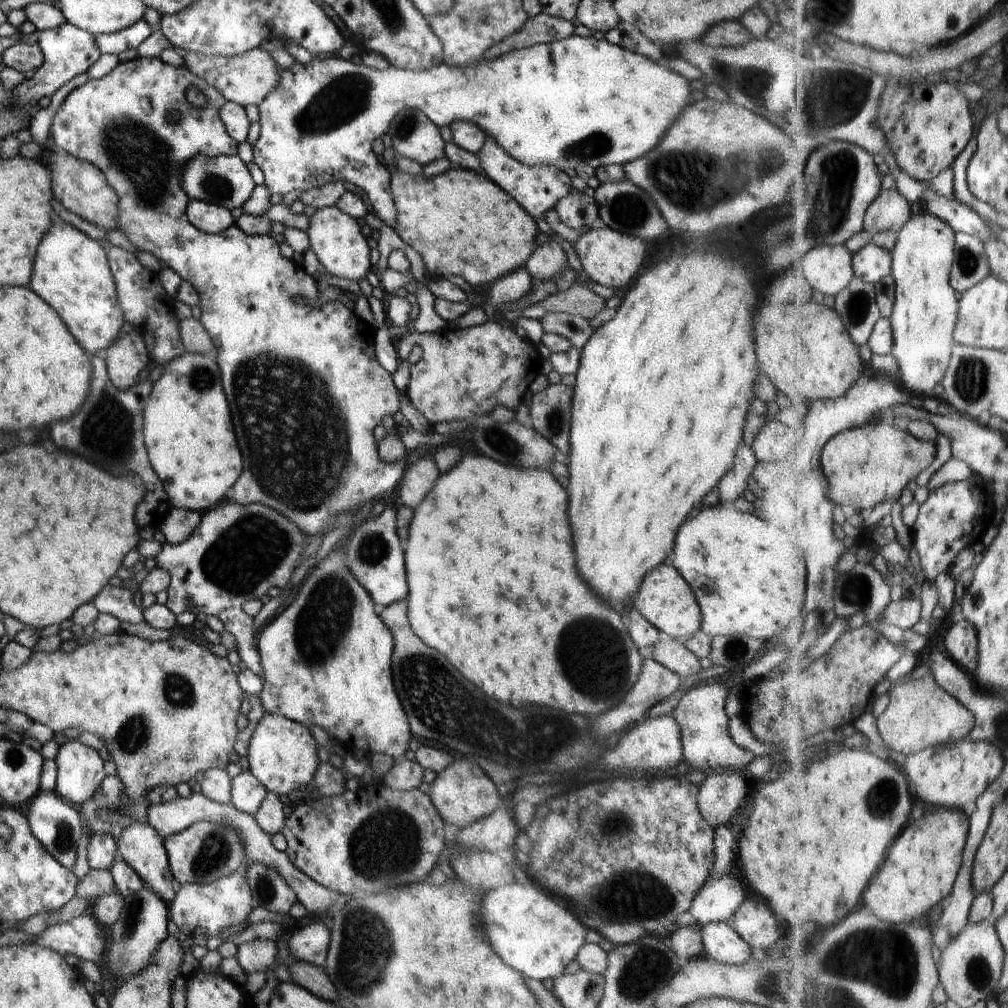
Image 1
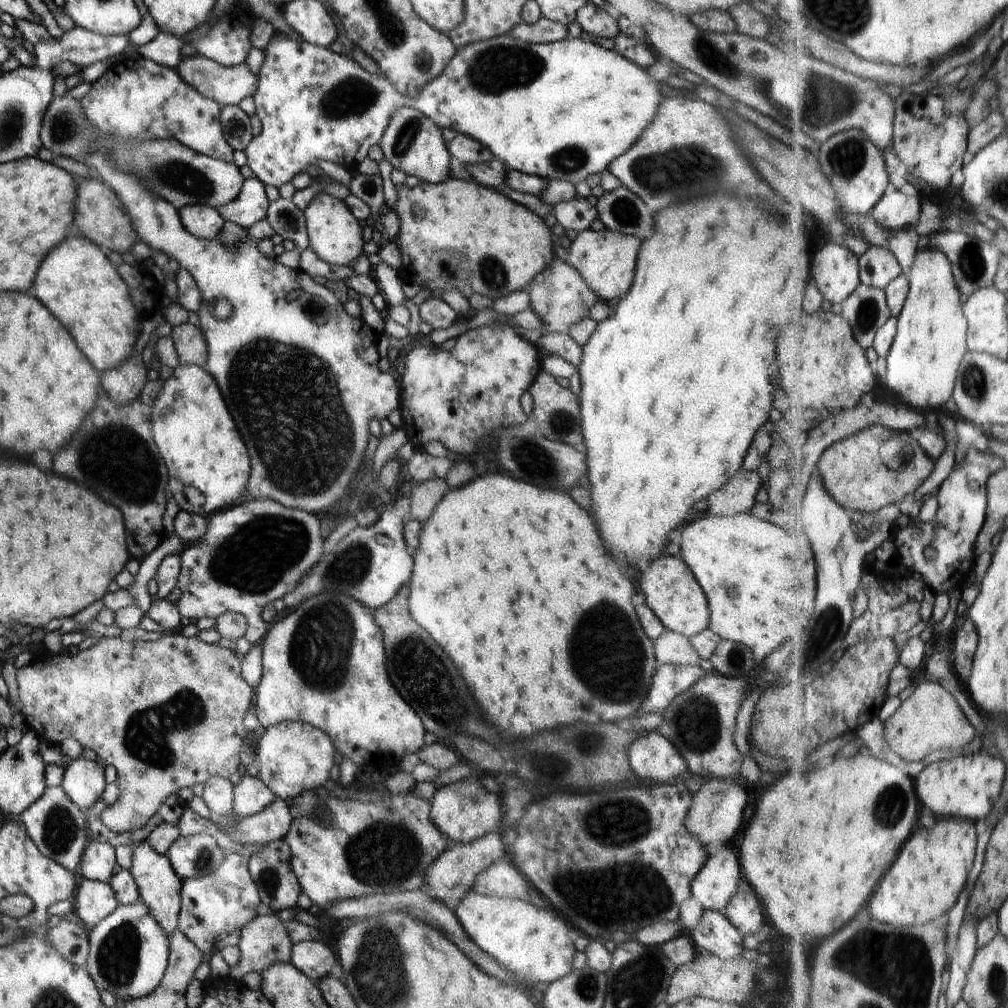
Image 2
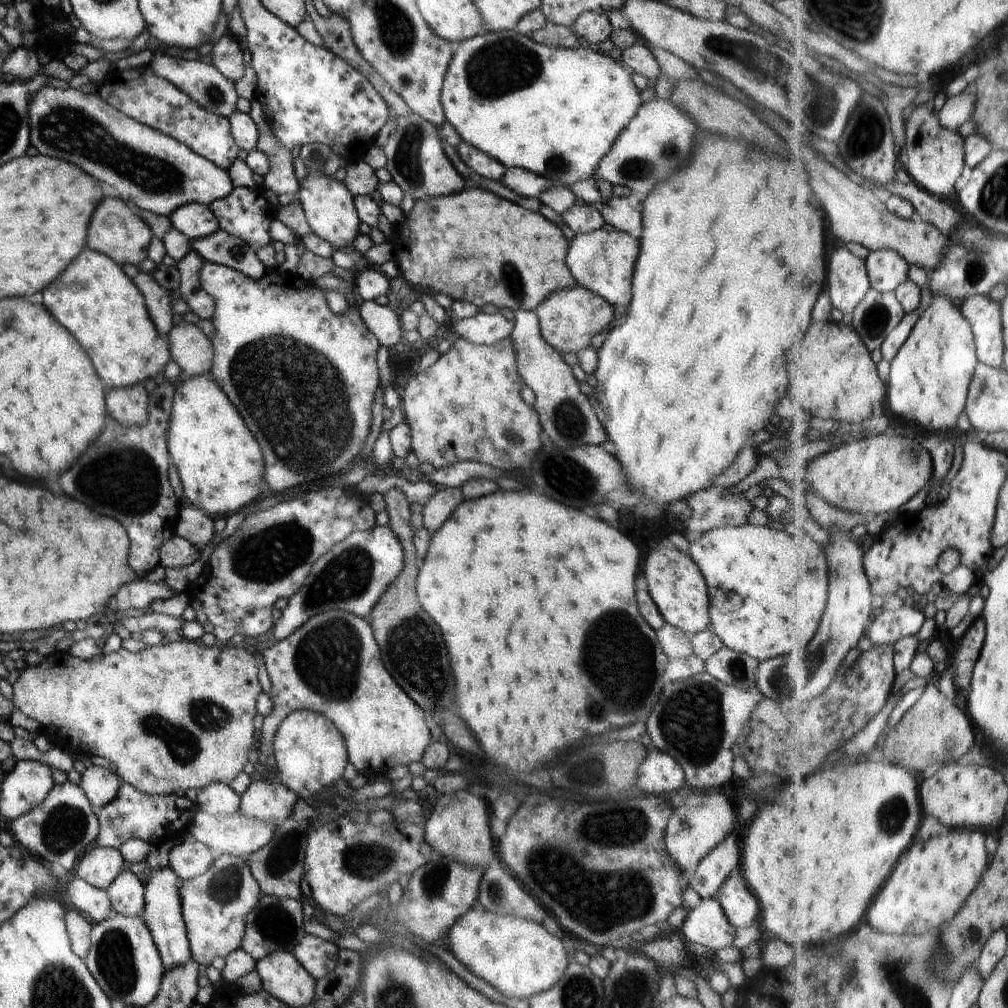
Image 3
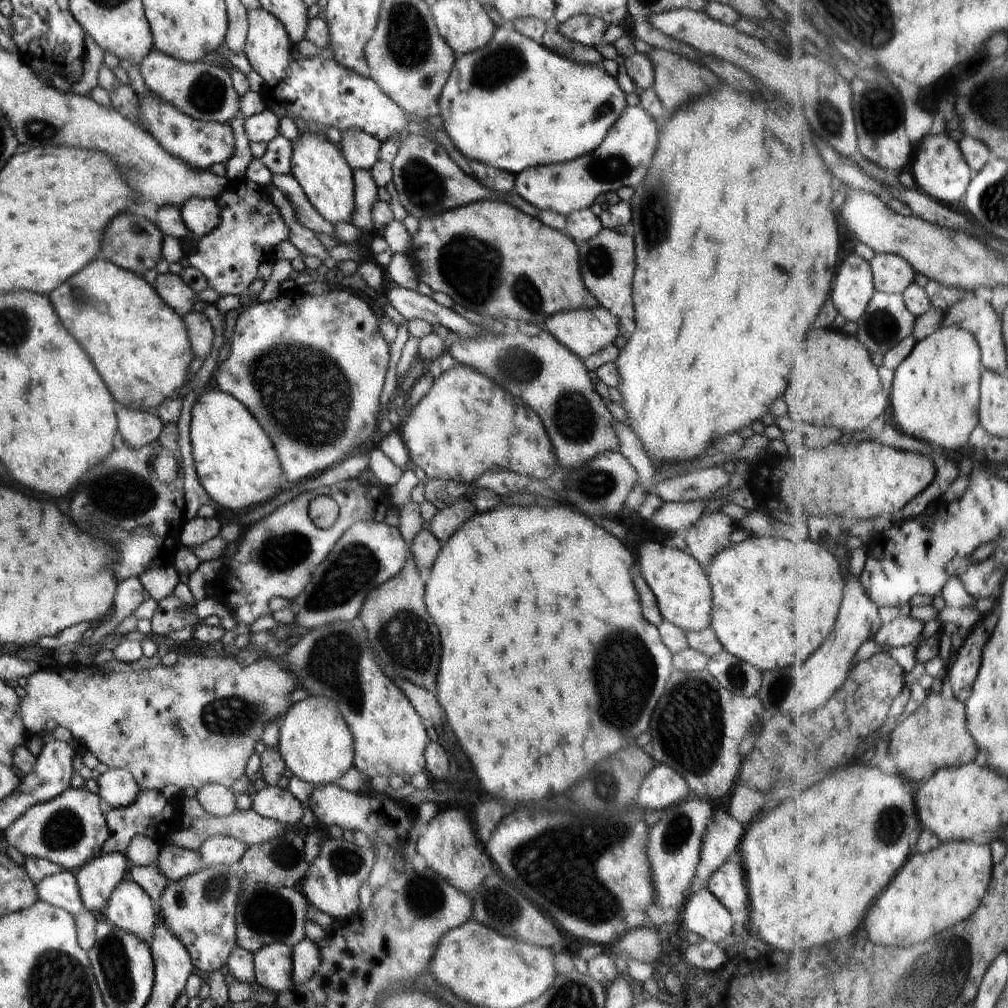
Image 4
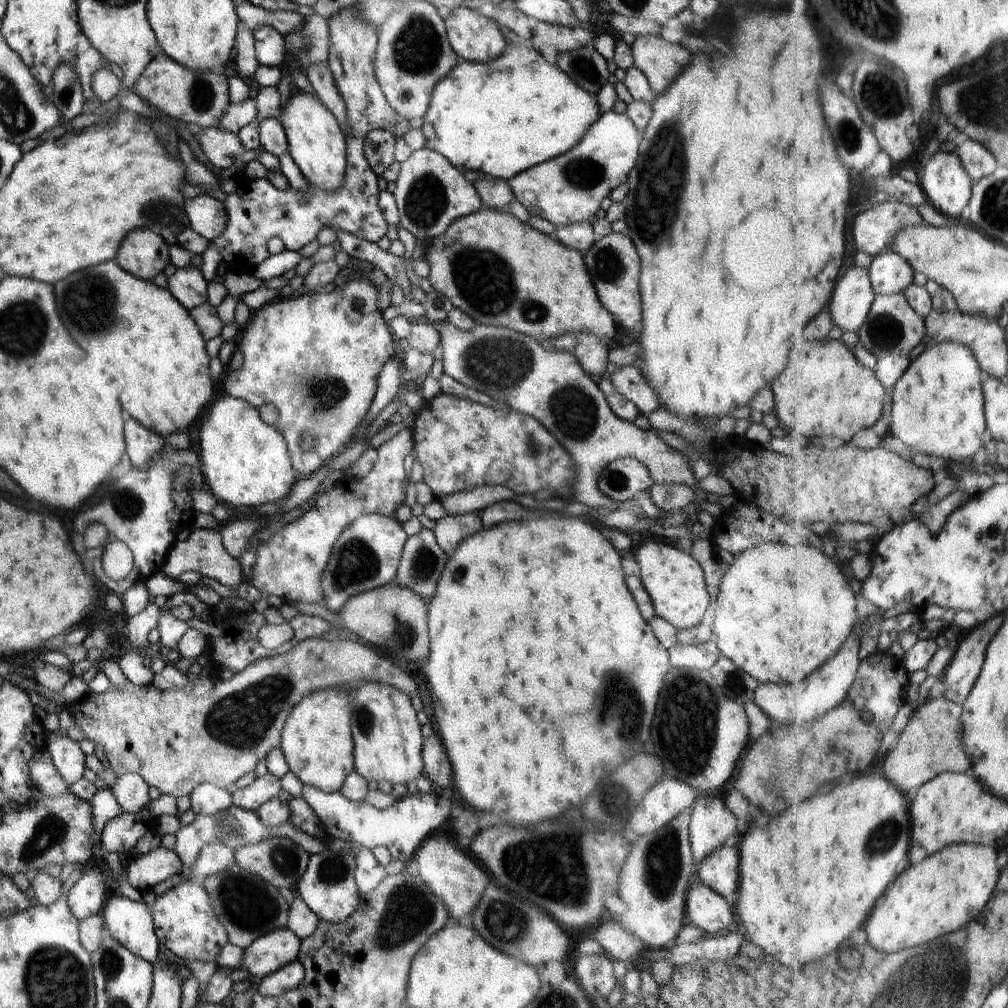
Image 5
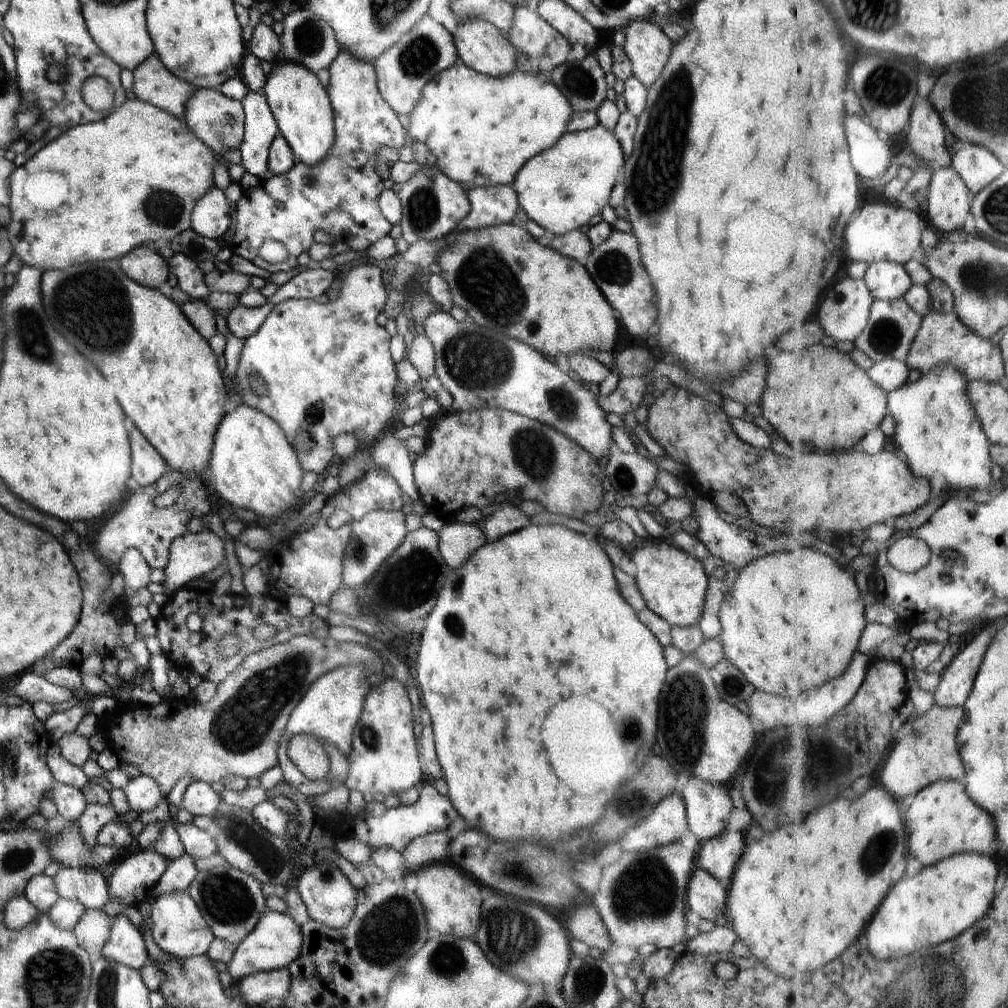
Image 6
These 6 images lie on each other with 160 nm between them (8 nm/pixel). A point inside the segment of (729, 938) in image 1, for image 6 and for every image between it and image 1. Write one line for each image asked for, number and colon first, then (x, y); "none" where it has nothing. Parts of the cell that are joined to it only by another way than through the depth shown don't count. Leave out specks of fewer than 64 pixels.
2: (714, 932)
3: (707, 924)
4: (703, 914)
5: (708, 910)
6: (705, 895)

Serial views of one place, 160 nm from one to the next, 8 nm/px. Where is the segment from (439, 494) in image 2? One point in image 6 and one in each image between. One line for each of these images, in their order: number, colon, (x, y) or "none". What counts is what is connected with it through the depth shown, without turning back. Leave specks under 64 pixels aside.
3: (439, 508)
4: (446, 522)
5: (450, 531)
6: (457, 541)

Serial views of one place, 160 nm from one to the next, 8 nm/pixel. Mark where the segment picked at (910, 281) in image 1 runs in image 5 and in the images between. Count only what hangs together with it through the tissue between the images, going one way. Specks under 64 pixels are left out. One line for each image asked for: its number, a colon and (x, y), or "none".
2: (923, 366)
3: (936, 368)
4: (937, 394)
5: (939, 409)

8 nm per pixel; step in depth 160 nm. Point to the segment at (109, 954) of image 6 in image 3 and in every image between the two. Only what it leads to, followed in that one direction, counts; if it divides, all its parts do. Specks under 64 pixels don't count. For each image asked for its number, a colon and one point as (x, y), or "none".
3: (126, 894)
4: (129, 908)
5: (130, 923)

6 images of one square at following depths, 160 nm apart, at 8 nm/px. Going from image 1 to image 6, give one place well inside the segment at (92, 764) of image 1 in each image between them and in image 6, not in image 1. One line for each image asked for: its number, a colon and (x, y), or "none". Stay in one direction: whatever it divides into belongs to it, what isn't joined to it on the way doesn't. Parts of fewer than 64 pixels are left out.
2: (84, 781)
3: (101, 786)
4: (117, 787)
5: (130, 790)
6: (143, 793)

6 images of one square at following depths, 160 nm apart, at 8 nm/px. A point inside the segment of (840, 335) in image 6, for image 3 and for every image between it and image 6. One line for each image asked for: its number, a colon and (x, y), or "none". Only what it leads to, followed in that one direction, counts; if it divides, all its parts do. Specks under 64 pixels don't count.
3: (850, 282)
4: (857, 285)
5: (853, 303)

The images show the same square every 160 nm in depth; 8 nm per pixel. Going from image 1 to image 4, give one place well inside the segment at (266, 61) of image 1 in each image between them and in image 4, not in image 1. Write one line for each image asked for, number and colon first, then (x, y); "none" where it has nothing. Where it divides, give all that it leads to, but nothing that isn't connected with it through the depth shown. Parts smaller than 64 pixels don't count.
2: (226, 85)
3: (204, 83)
4: (204, 91)

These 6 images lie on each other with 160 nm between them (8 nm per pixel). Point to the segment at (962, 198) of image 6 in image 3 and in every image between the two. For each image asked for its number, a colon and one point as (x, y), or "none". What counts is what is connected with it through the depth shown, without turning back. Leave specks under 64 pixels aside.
3: (937, 155)
4: (940, 167)
5: (946, 181)

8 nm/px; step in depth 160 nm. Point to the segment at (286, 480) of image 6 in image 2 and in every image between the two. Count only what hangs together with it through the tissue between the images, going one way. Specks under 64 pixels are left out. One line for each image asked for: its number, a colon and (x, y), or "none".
2: (201, 445)
3: (220, 465)
4: (237, 464)
5: (246, 462)

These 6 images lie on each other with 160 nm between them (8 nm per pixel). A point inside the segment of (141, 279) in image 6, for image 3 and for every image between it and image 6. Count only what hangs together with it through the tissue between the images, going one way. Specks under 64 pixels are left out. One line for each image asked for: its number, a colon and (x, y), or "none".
3: (116, 229)
4: (131, 241)
5: (143, 253)

